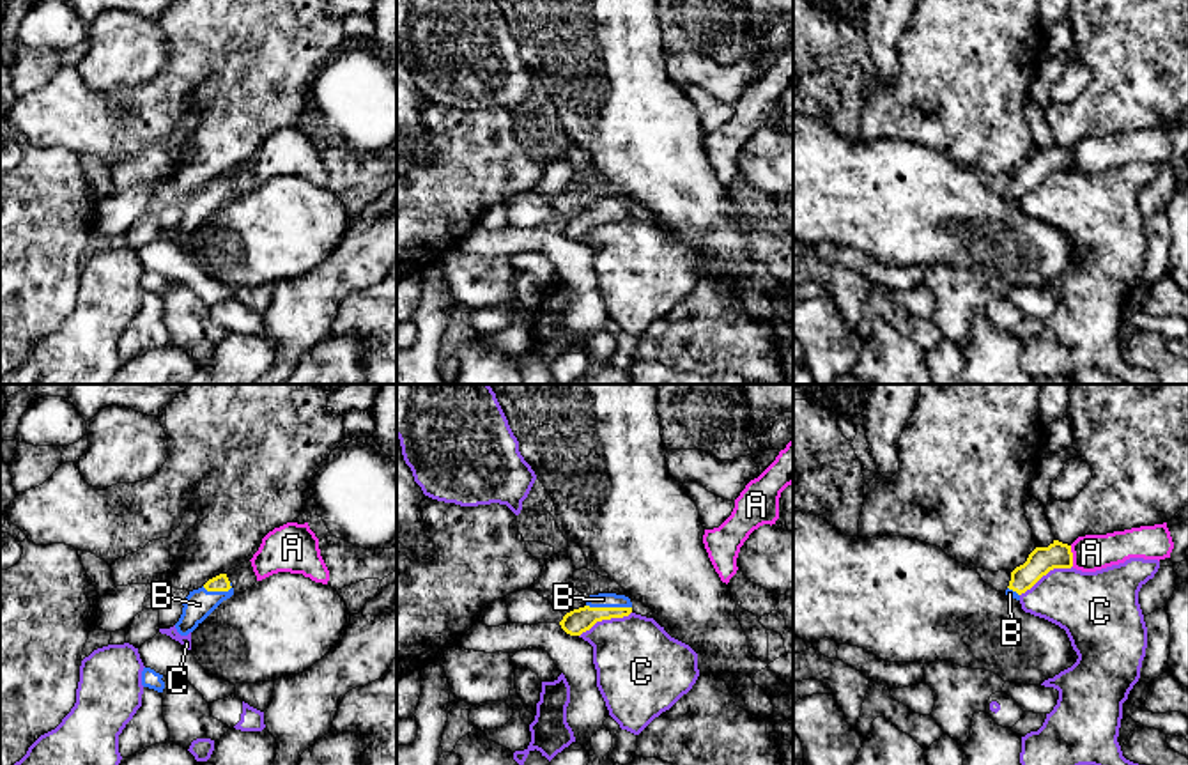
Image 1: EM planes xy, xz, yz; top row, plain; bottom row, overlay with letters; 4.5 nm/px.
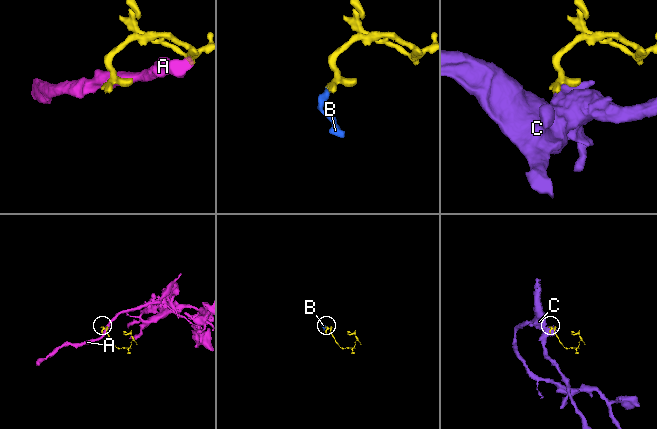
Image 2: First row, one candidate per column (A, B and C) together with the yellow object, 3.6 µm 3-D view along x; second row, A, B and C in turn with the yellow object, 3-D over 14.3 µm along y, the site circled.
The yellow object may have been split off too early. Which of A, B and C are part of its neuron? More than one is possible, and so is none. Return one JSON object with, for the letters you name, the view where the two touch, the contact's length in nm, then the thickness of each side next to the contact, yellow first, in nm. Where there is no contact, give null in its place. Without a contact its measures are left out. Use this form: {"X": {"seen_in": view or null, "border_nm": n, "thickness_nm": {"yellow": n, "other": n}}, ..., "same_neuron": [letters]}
{"B": {"seen_in": "xz", "border_nm": 200, "thickness_nm": {"yellow": 120, "other": 60}}, "same_neuron": ["B"]}

